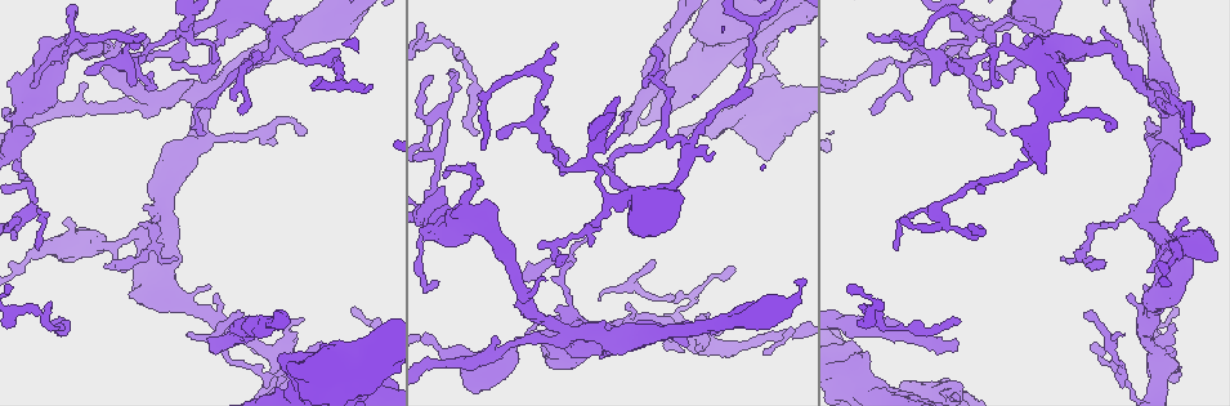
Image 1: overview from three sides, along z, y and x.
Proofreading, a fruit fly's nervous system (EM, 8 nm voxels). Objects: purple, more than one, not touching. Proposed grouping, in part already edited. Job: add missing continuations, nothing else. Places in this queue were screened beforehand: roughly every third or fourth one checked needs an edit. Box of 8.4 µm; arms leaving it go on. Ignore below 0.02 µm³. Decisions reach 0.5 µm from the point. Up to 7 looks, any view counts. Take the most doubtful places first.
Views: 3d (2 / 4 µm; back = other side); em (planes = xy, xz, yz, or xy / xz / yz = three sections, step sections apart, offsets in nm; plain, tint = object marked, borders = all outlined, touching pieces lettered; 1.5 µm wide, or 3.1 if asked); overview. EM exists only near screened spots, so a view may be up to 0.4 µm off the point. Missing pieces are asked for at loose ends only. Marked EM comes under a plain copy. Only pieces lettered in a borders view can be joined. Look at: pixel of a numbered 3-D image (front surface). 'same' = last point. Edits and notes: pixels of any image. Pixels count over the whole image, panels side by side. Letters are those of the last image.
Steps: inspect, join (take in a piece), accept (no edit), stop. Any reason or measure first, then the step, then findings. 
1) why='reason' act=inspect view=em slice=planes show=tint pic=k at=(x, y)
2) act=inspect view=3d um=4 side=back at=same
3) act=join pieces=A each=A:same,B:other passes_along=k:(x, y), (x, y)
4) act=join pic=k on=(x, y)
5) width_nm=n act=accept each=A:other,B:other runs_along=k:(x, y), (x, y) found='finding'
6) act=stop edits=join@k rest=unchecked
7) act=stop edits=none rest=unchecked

why='long arm stops here' act=inspect view=3d um=2 side=back pic=1 at=(627, 130)

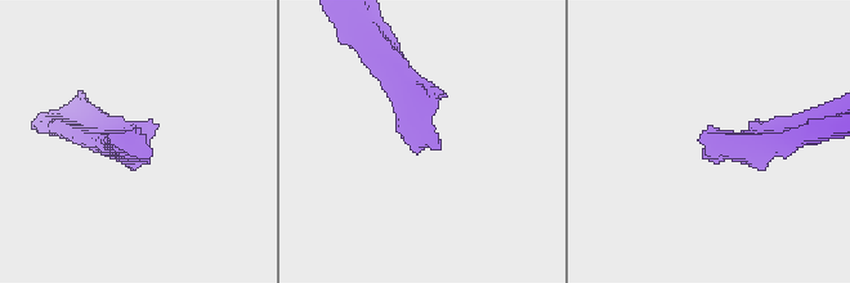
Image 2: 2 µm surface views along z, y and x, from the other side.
why='now the EM' act=inspect view=em slice=xz step=8 show=borders pic=2 at=(715, 162)

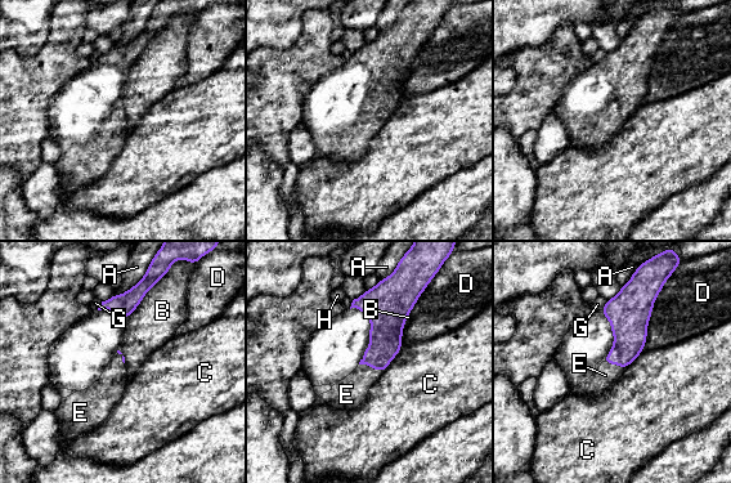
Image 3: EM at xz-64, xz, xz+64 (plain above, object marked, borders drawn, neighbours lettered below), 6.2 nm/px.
act=inspect view=em slice=planes show=borders at=same

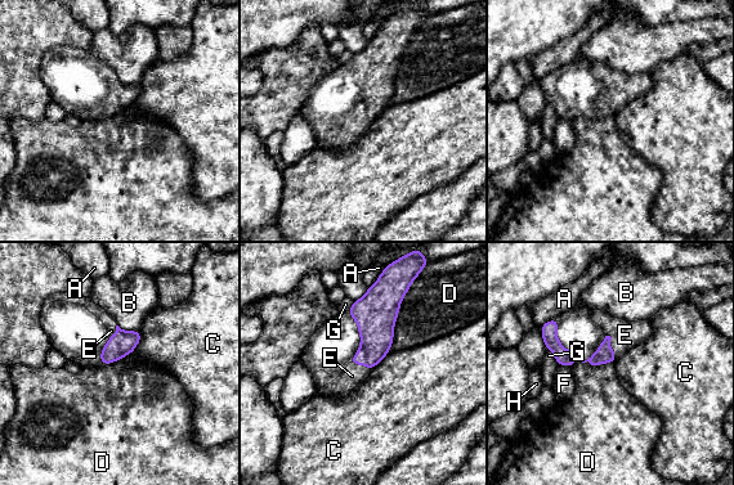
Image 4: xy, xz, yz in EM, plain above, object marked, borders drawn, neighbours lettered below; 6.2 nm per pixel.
act=join pieces=E each=A:other,B:other,C:other,D:other,E:same,F:other,G:other,H:other passes_along=4:(604, 354), (609, 346), (625, 335) found='the neuron continues'

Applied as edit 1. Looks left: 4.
why='an open end' act=inspect view=em slice=planes show=borders pic=1 at=(547, 107)

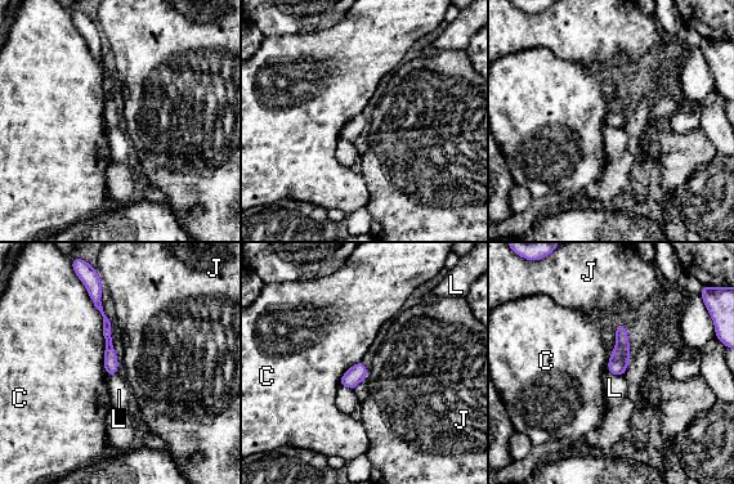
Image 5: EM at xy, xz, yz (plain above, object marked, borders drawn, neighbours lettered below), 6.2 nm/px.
width_nm=100 act=accept each=C:other,J:other,L:other found='none of them fits'

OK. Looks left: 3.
why='an open end' act=inspect view=em slice=planes show=borders pic=1 at=(302, 15)

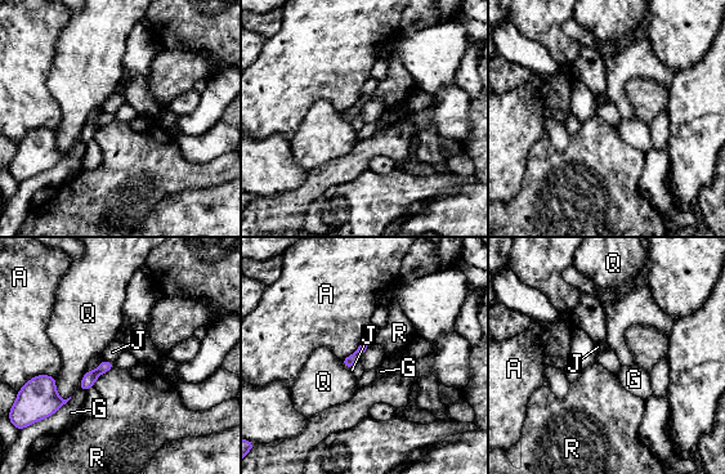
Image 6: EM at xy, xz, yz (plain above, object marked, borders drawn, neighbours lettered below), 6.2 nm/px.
act=accept each=A:other,G:other,J:other,Q:other,R:other border=6:(361, 356), (350, 370) found='none of them fits'

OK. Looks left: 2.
act=stop edits=join@4 rest=unchecked

